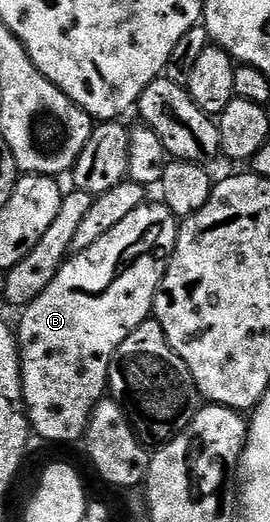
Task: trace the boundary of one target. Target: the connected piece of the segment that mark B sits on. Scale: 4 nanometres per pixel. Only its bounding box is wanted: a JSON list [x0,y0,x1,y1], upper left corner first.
[16,203,179,442]

